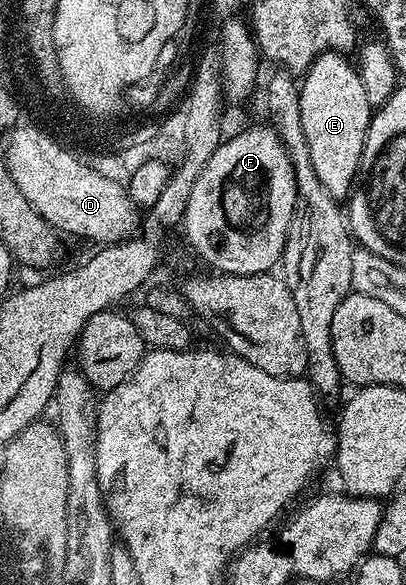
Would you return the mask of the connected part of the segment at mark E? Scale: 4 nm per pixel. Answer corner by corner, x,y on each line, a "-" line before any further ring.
327,52
314,59
300,82
300,121
304,123
304,140
308,140
308,156
320,184
333,198
346,200
354,189
358,165
368,136
372,109
364,92
355,63
345,53

